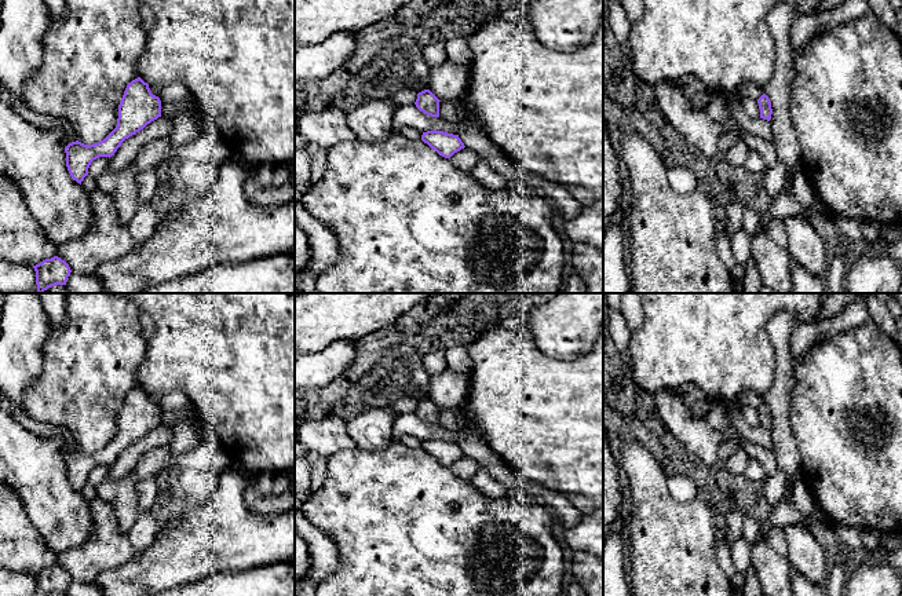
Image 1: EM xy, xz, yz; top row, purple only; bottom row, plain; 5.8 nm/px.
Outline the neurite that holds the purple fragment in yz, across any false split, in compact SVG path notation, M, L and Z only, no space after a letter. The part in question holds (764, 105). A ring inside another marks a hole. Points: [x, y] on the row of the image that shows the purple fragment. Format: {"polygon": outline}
{"polygon": "M763 94L759 99L759 109L760 109L760 118L764 118L767 121L771 120L773 109L771 109L771 102L766 94Z"}

